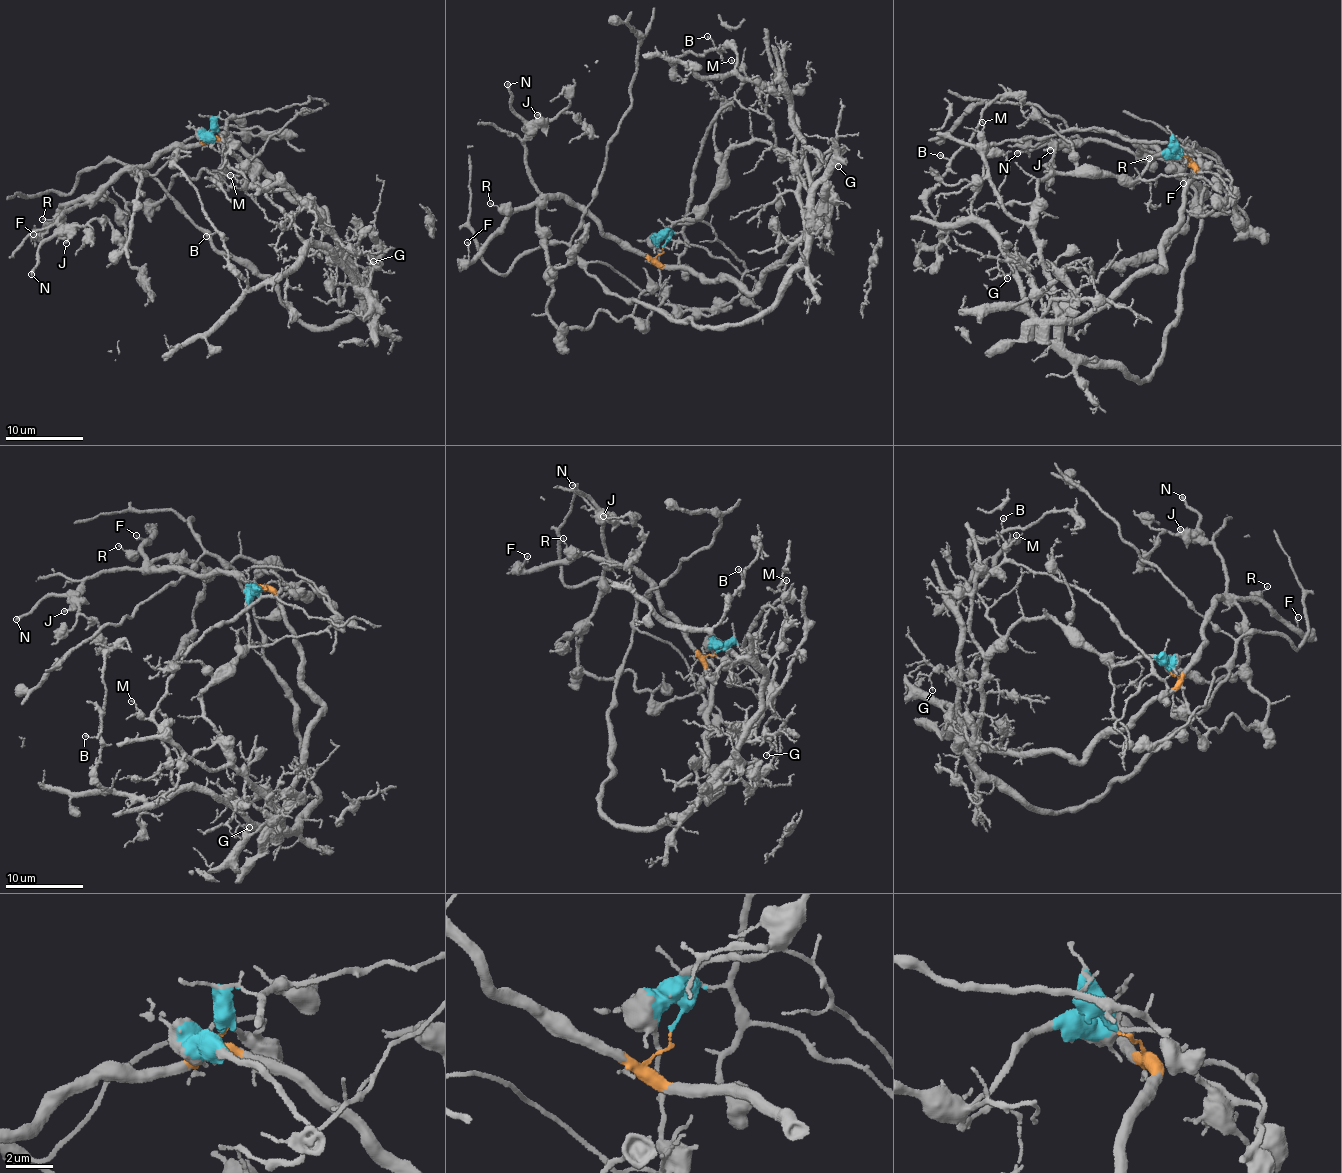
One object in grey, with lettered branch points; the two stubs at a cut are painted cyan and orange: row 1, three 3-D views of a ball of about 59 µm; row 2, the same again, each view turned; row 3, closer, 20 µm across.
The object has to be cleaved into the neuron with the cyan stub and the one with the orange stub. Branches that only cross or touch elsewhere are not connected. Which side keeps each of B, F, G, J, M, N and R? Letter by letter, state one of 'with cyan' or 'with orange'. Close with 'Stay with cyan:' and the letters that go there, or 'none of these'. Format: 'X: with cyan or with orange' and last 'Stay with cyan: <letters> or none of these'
B: with cyan
F: with orange
G: with cyan
J: with orange
M: with cyan
N: with orange
R: with orange
Stay with cyan: B, G, M

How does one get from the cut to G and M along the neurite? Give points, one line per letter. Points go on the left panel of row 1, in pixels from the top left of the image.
G: (212, 131), (249, 167), (251, 185), (289, 191), (346, 248), (372, 261)
M: (212, 131), (213, 121), (218, 118), (225, 120), (221, 142), (226, 164), (243, 173), (250, 186), (229, 174)

